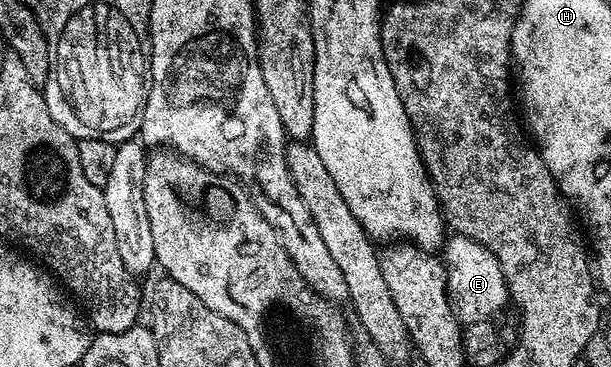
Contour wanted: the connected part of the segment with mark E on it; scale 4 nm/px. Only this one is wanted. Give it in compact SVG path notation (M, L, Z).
M453 234L442 248L442 258L448 271L448 293L461 324L495 320L495 315L504 306L509 306L510 296L504 274L490 249L465 235Z

